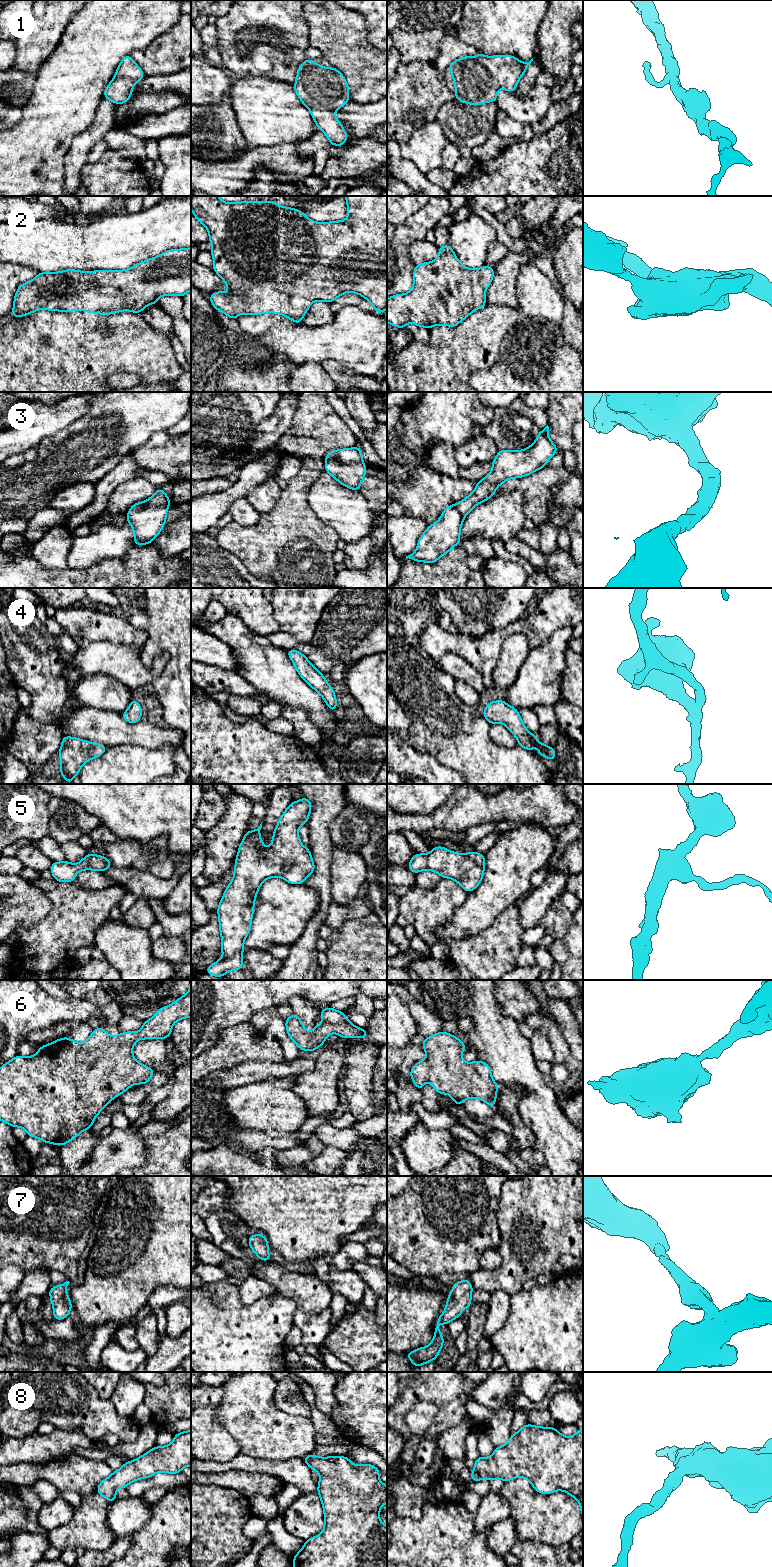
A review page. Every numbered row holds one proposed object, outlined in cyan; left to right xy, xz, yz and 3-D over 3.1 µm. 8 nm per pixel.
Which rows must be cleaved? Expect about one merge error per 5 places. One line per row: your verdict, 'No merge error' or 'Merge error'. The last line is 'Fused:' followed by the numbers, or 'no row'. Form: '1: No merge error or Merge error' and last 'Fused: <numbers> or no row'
1: No merge error
2: No merge error
3: No merge error
4: No merge error
5: No merge error
6: No merge error
7: No merge error
8: No merge error
Fused: no row

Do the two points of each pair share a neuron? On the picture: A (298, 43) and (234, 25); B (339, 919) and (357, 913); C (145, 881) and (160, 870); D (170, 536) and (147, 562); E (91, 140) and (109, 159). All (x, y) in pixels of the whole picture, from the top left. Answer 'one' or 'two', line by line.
A: one
B: one
C: two
D: two
E: two

